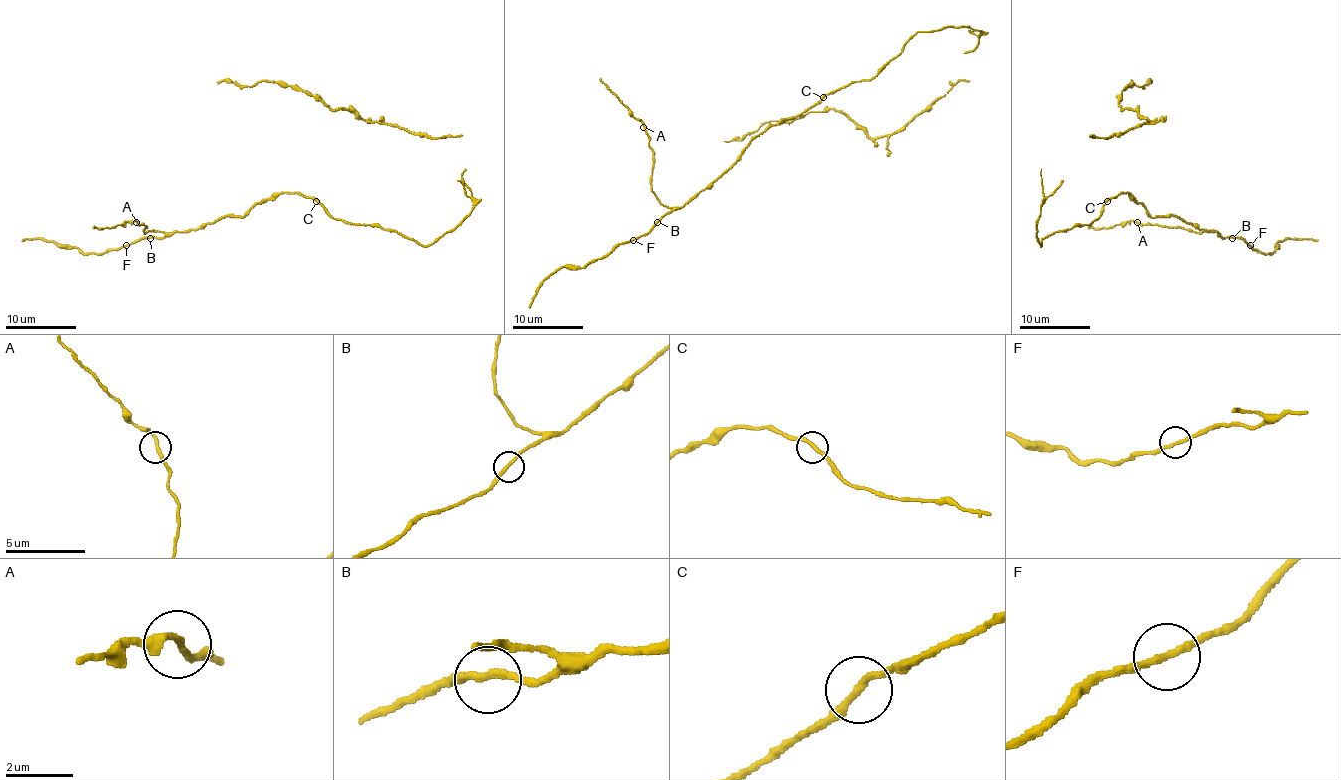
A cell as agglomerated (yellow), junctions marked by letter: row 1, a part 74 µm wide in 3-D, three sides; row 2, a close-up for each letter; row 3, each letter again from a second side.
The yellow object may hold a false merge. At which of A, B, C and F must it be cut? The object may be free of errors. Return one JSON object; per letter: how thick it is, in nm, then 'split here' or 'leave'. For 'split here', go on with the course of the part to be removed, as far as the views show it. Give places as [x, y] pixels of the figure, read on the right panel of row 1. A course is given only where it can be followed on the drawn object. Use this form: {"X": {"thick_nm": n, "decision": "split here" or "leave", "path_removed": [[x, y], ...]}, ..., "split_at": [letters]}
{"A": {"thick_nm": 200, "decision": "leave"}, "B": {"thick_nm": 200, "decision": "leave"}, "C": {"thick_nm": 220, "decision": "leave"}, "F": {"thick_nm": 190, "decision": "leave"}, "split_at": []}

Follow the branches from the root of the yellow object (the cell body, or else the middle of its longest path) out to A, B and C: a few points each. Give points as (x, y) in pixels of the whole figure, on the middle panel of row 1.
A: (898, 53), (868, 80), (851, 82), (770, 124), (682, 207), (663, 205), (652, 189), (652, 148), (643, 127)
B: (898, 53), (868, 80), (851, 82), (828, 92), (802, 113), (770, 124), (733, 164), (657, 222)
C: (898, 53), (868, 80), (851, 82), (823, 97)

